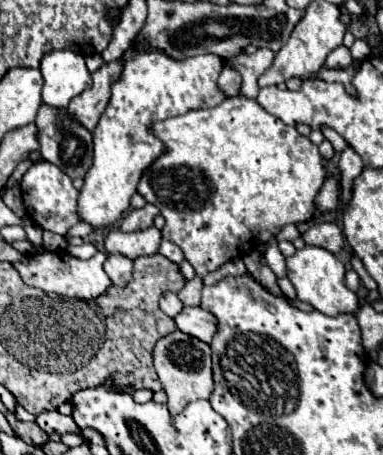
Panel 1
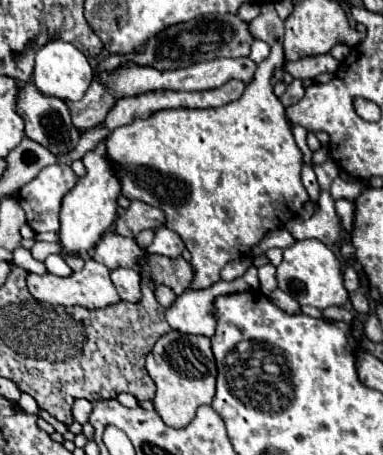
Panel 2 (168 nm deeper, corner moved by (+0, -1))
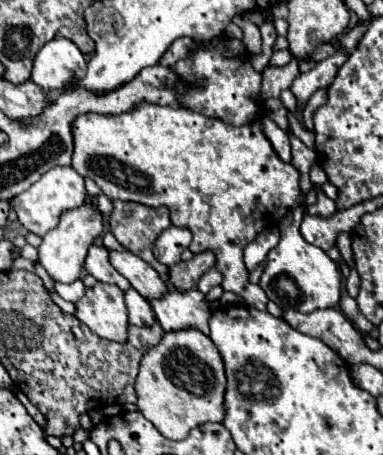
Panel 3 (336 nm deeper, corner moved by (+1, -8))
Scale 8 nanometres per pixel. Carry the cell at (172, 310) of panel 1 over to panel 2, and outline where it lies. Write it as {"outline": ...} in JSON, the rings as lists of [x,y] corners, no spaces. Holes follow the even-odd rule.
{"outline":[[[159,285],[159,287],[155,289],[155,297],[157,297],[157,301],[159,301],[165,309],[169,309],[169,307],[175,303],[175,299],[177,299],[177,295],[175,295],[171,289],[163,287],[163,285]]]}

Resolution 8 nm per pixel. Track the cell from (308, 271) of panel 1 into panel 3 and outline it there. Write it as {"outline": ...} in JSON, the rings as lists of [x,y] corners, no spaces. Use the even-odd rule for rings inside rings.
{"outline":[[[302,208],[290,210],[280,220],[280,242],[268,252],[266,268],[260,276],[258,286],[266,292],[268,300],[276,302],[284,310],[298,310],[298,312],[314,312],[318,308],[332,308],[340,300],[340,270],[330,256],[318,248],[308,244],[300,232],[300,216]]]}

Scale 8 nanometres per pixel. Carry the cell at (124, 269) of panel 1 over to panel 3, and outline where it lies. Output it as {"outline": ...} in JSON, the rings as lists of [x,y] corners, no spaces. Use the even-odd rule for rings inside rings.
{"outline":[[[134,288],[126,290],[126,306],[128,306],[128,318],[134,326],[152,326],[156,322],[156,316],[148,304],[146,298],[142,298]]]}

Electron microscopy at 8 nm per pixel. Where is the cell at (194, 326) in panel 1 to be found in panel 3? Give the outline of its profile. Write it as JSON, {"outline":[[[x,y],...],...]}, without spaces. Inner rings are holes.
{"outline":[[[168,290],[162,298],[150,300],[150,306],[166,332],[184,330],[184,328],[198,328],[200,332],[208,334],[208,318],[220,306],[218,302],[206,302],[204,294],[194,290],[178,292]]]}

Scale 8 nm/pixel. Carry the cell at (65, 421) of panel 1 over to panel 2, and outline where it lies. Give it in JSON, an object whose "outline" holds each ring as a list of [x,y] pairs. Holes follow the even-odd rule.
{"outline":[[[21,393],[21,399],[19,399],[19,407],[25,411],[25,413],[31,413],[31,415],[39,415],[39,405],[35,403],[35,399],[27,393]]]}

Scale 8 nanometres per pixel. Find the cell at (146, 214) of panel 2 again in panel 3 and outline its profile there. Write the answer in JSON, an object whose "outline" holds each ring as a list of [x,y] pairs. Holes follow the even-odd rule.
{"outline":[[[114,200],[114,210],[108,218],[108,224],[110,224],[110,232],[116,236],[116,240],[132,254],[136,254],[138,258],[142,258],[146,264],[150,264],[164,282],[168,282],[168,266],[160,264],[154,254],[152,254],[152,248],[154,248],[154,242],[158,238],[158,234],[166,228],[172,226],[170,222],[170,212],[166,206],[160,206],[160,208],[152,208],[152,206],[146,206],[146,204],[138,204],[138,202],[124,202],[124,200]]]}

